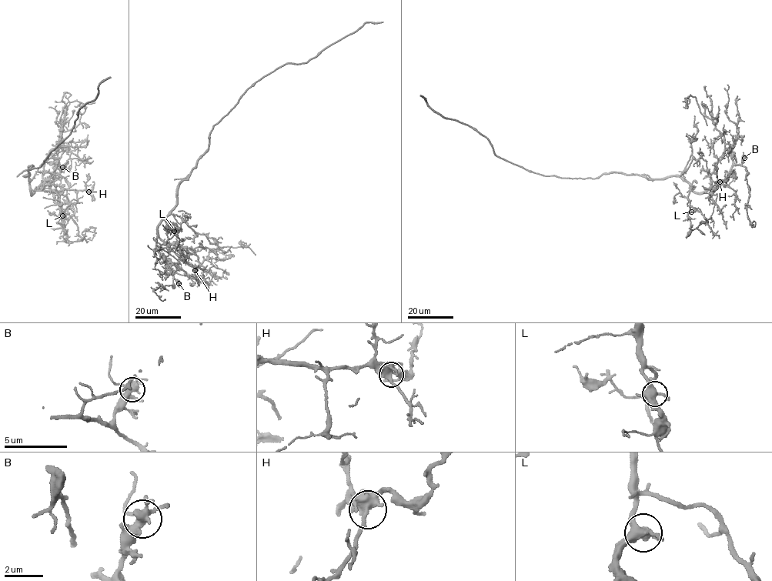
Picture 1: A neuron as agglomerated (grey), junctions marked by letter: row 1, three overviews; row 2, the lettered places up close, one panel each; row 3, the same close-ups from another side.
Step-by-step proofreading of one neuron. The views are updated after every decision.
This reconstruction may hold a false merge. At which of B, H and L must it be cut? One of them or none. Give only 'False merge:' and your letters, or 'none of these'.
False merge: none of these

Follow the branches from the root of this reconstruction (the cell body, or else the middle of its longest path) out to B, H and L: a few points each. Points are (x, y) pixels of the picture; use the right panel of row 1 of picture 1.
B: (623, 174), (649, 178), (679, 176), (694, 191), (703, 192), (720, 185), (733, 165), (740, 165), (744, 158)
H: (623, 174), (643, 175), (649, 178), (679, 176), (696, 192), (706, 191), (711, 185), (720, 181)
L: (623, 174), (643, 175), (649, 178), (683, 178), (691, 188), (693, 187), (687, 196), (691, 212)

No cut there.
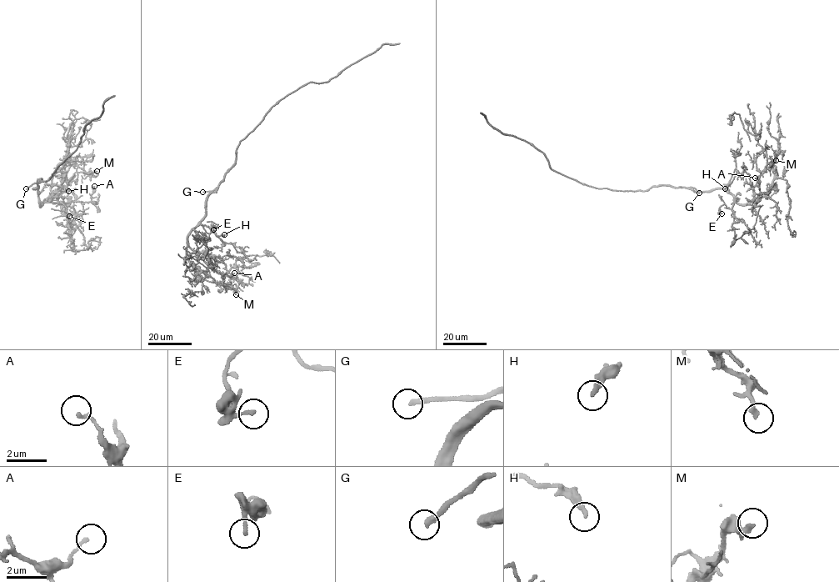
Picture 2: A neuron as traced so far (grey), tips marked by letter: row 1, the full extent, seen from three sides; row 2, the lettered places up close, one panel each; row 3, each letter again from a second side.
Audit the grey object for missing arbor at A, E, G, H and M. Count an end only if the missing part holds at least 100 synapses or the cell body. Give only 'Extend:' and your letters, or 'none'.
Extend: G

